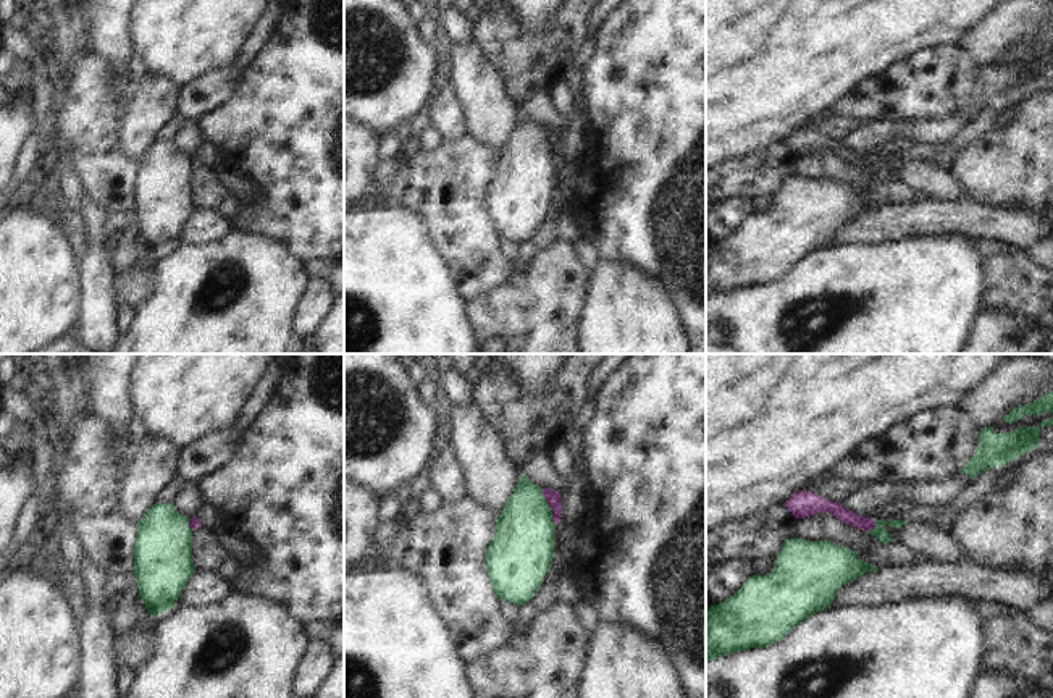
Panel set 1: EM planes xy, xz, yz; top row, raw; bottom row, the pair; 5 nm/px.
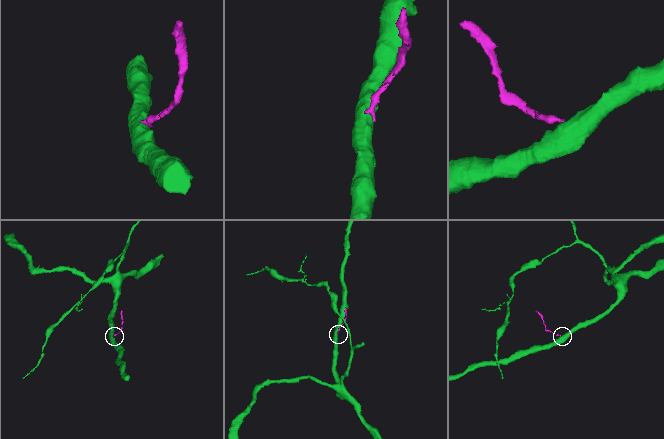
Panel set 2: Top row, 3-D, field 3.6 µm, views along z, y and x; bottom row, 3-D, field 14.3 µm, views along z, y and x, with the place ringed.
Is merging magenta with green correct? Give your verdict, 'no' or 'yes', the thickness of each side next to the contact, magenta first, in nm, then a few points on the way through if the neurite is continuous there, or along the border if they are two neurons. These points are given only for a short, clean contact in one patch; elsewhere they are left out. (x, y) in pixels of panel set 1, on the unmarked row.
no; 70 nm thick on the magenta side, 300 nm on the other; border along xz (541, 126), (556, 162)

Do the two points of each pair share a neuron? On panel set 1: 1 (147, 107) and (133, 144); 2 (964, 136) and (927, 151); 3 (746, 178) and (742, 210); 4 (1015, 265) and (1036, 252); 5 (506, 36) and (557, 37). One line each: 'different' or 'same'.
1: same
2: same
3: different
4: different
5: same

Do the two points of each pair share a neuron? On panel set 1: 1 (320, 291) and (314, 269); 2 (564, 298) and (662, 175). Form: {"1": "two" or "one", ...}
{"1": "two", "2": "one"}

